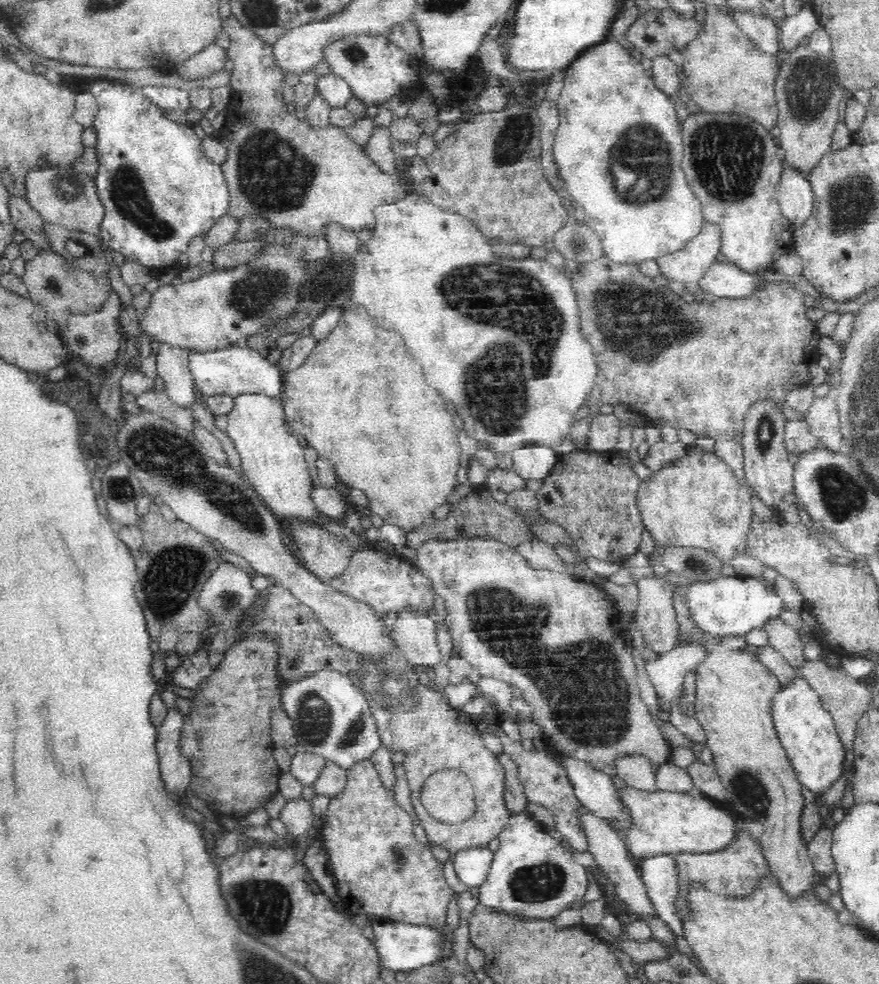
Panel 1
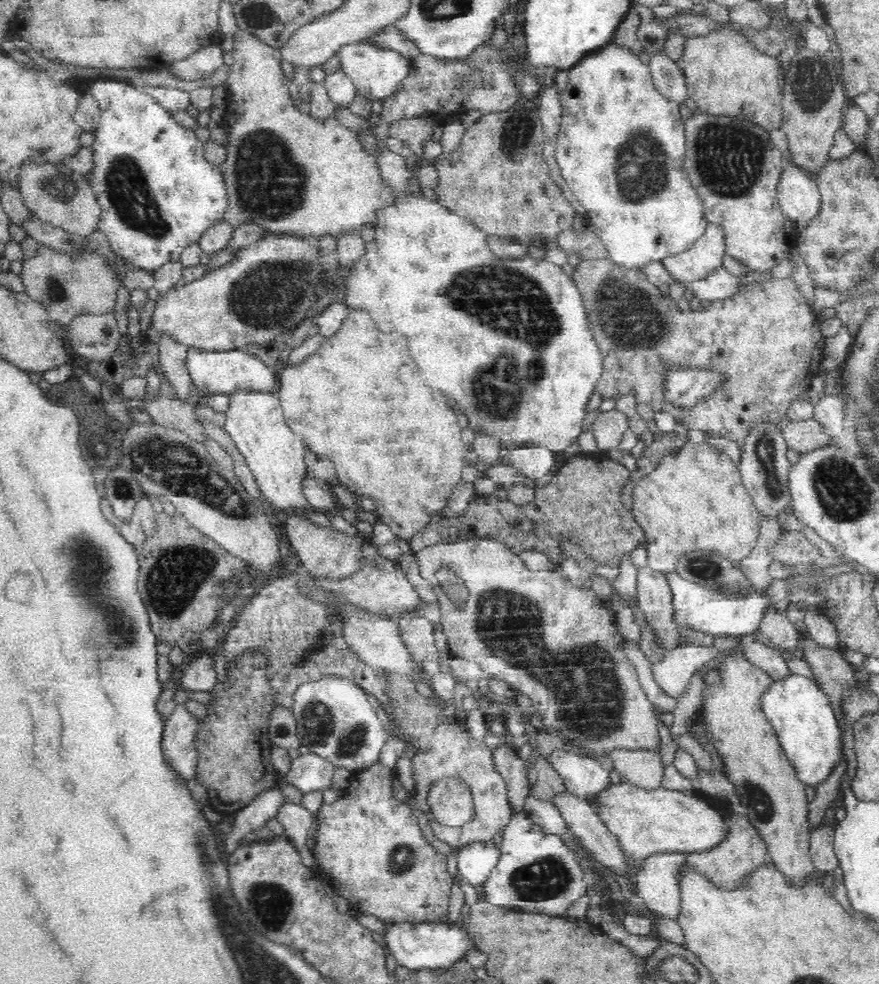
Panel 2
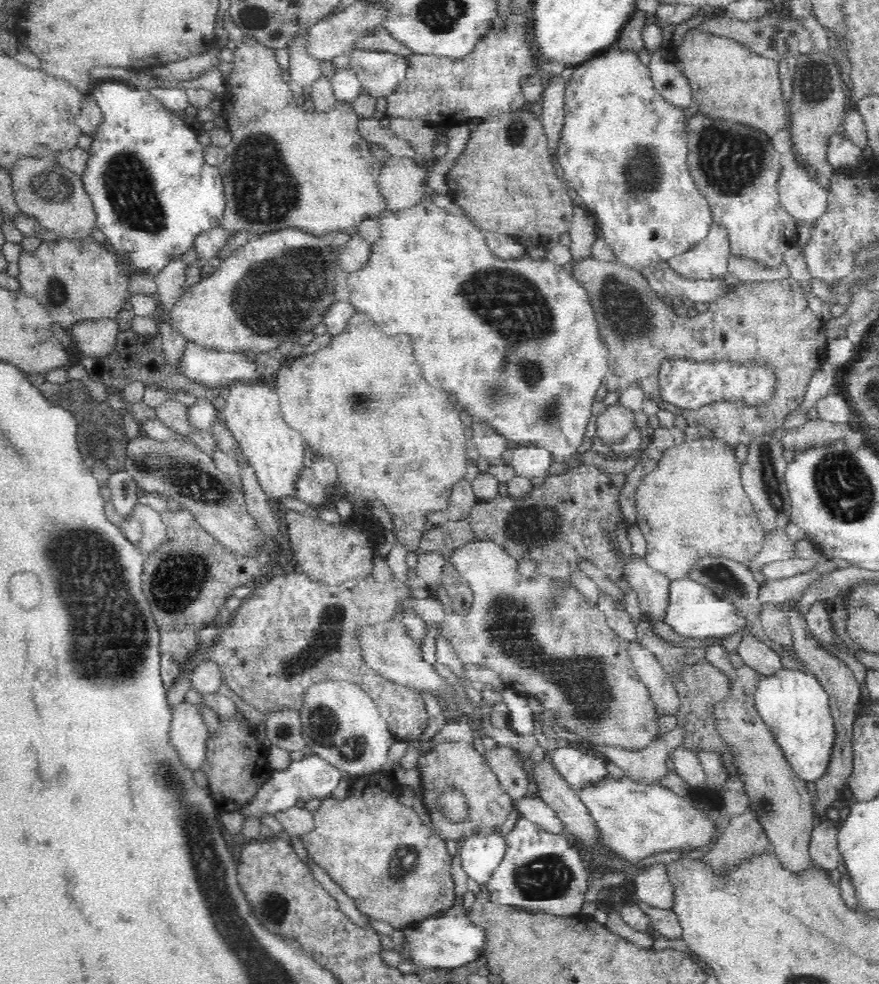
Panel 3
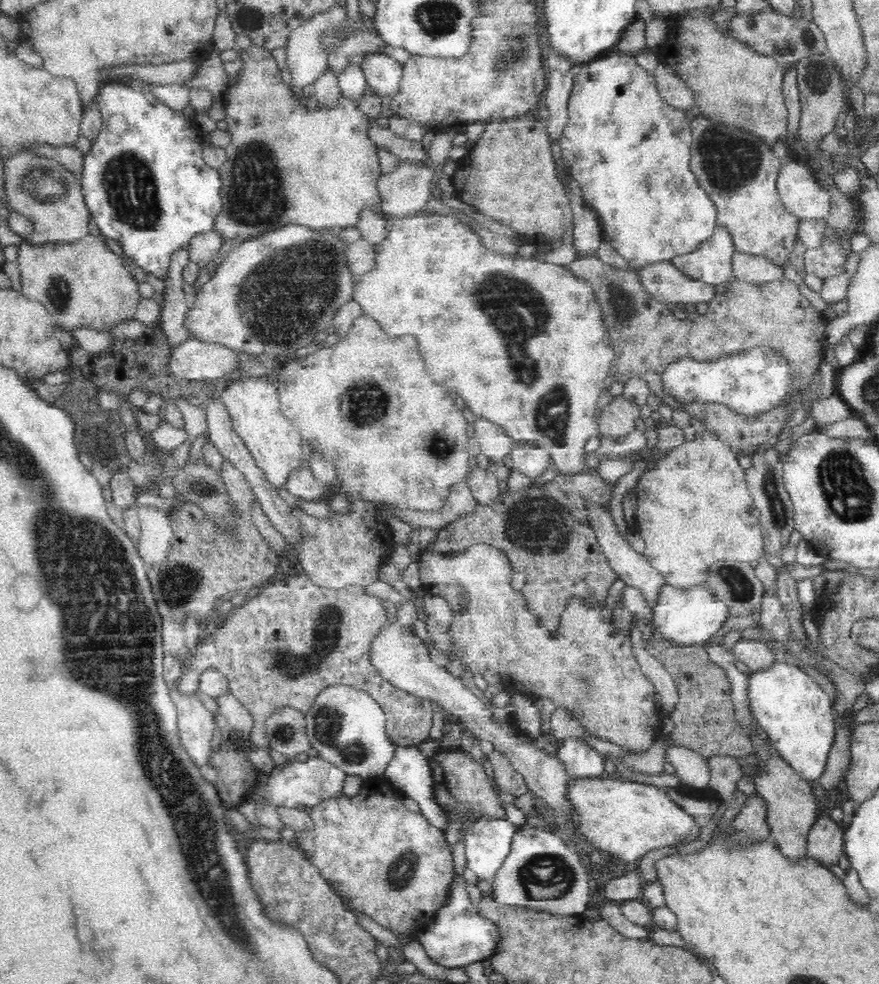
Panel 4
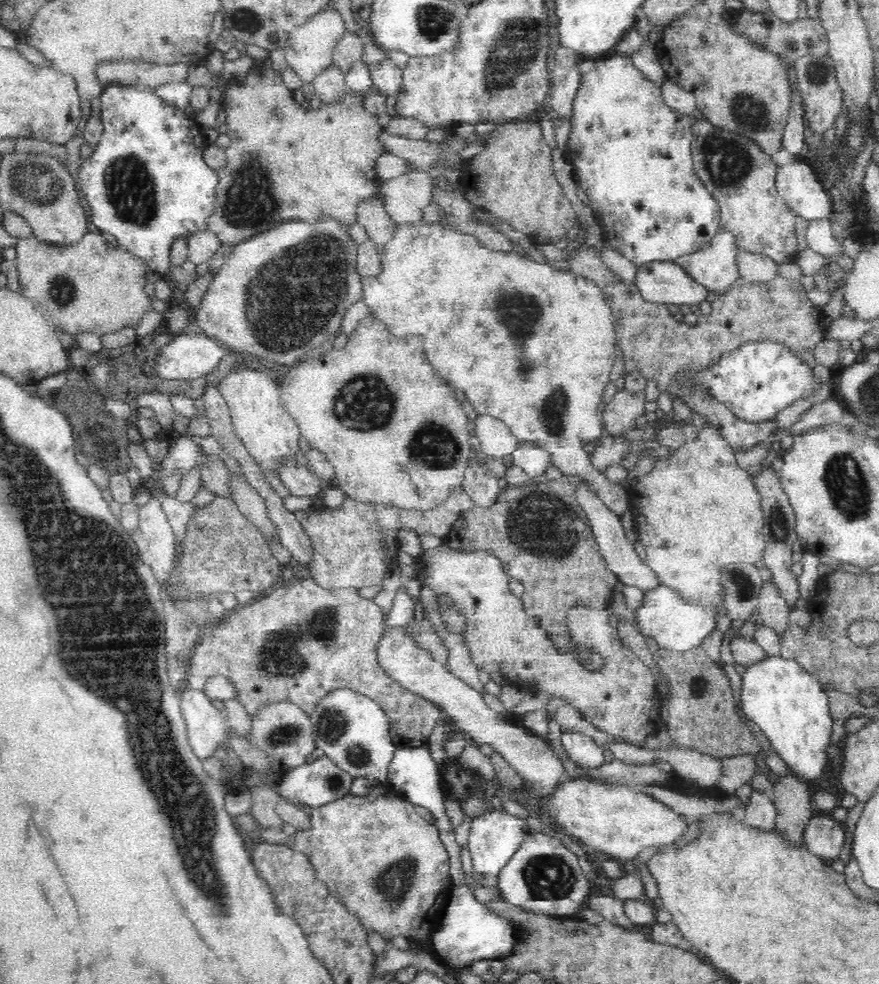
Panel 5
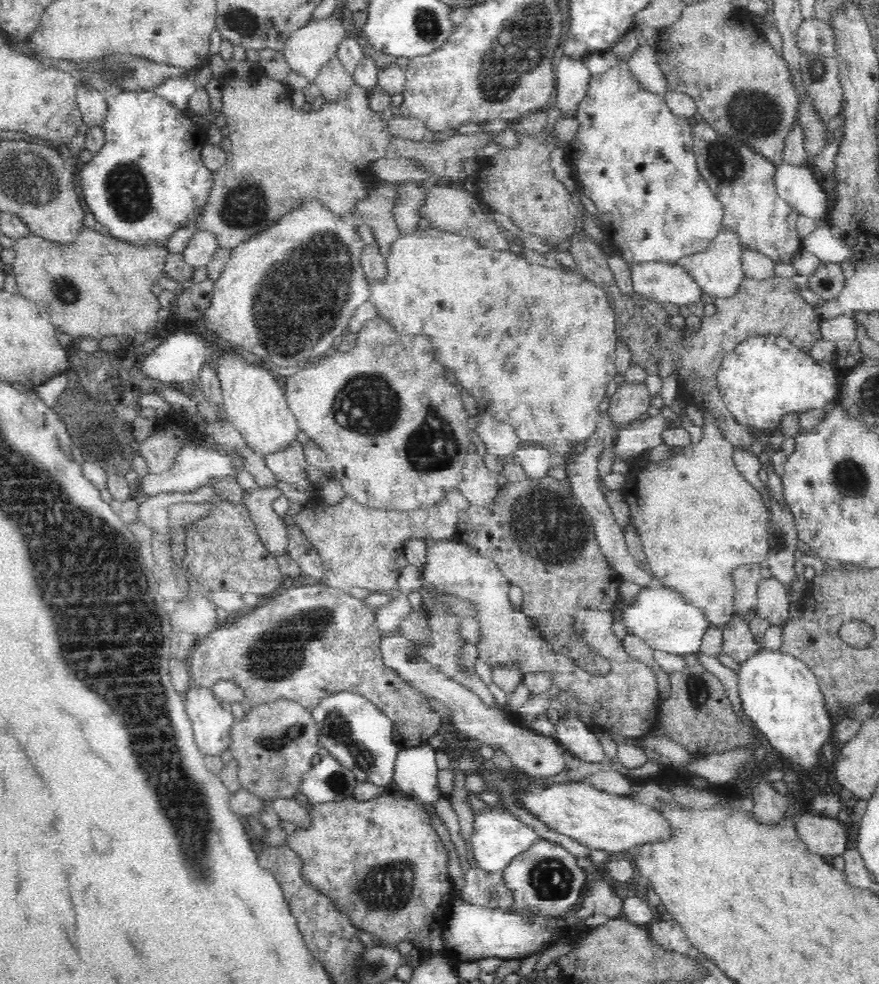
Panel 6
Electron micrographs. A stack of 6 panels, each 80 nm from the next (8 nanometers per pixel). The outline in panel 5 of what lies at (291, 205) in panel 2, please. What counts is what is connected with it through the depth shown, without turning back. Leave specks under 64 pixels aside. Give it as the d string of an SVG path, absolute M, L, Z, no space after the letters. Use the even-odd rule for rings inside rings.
M269 56L262 58L262 60L255 60L252 67L246 72L246 78L242 80L234 80L234 82L224 81L225 89L222 91L222 110L225 113L228 124L228 132L231 139L230 146L225 149L227 161L223 167L220 167L218 172L219 184L216 188L216 199L218 199L218 208L214 212L214 216L208 220L208 228L210 231L216 233L222 245L237 245L250 237L257 234L272 230L284 222L306 222L306 224L318 224L320 218L332 218L338 224L348 227L357 222L357 212L360 202L370 200L372 196L378 196L379 179L377 178L376 160L384 152L384 146L378 141L378 134L386 130L378 125L377 117L369 112L366 112L363 107L363 97L354 96L352 93L346 93L338 104L324 104L322 103L318 109L305 109L300 106L300 103L295 100L293 90L287 88L282 81L281 72L275 70L273 63Z

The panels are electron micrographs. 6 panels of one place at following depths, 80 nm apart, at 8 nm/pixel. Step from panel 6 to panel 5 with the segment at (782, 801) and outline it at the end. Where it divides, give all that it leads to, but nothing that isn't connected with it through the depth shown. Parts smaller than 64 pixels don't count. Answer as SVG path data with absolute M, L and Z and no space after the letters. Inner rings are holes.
M752 791L750 802L738 815L740 822L750 828L757 828L763 832L775 830L775 806L764 792Z

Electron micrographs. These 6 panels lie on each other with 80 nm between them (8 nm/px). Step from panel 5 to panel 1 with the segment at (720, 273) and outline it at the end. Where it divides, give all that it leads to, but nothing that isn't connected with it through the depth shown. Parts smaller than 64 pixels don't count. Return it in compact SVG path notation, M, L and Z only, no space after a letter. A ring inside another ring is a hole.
M704 221L698 234L689 238L685 245L670 254L655 258L658 268L669 281L699 281L706 270L717 260L721 249L721 230L714 223Z

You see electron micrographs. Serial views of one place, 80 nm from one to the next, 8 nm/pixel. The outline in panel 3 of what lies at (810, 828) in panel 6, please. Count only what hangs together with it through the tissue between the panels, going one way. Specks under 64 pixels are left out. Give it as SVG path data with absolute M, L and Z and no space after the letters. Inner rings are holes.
M830 819L822 820L813 828L809 853L816 868L830 871L842 864L843 858L837 847L837 832Z

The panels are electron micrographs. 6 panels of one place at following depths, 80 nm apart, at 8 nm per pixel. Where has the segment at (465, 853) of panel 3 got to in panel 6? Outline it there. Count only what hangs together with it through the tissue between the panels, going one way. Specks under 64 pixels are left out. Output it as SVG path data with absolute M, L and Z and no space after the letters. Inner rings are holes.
M486 808L475 813L473 832L471 833L471 862L482 872L498 872L504 870L510 861L524 852L536 838L540 837L536 831L524 822L519 822L510 813L500 813Z

